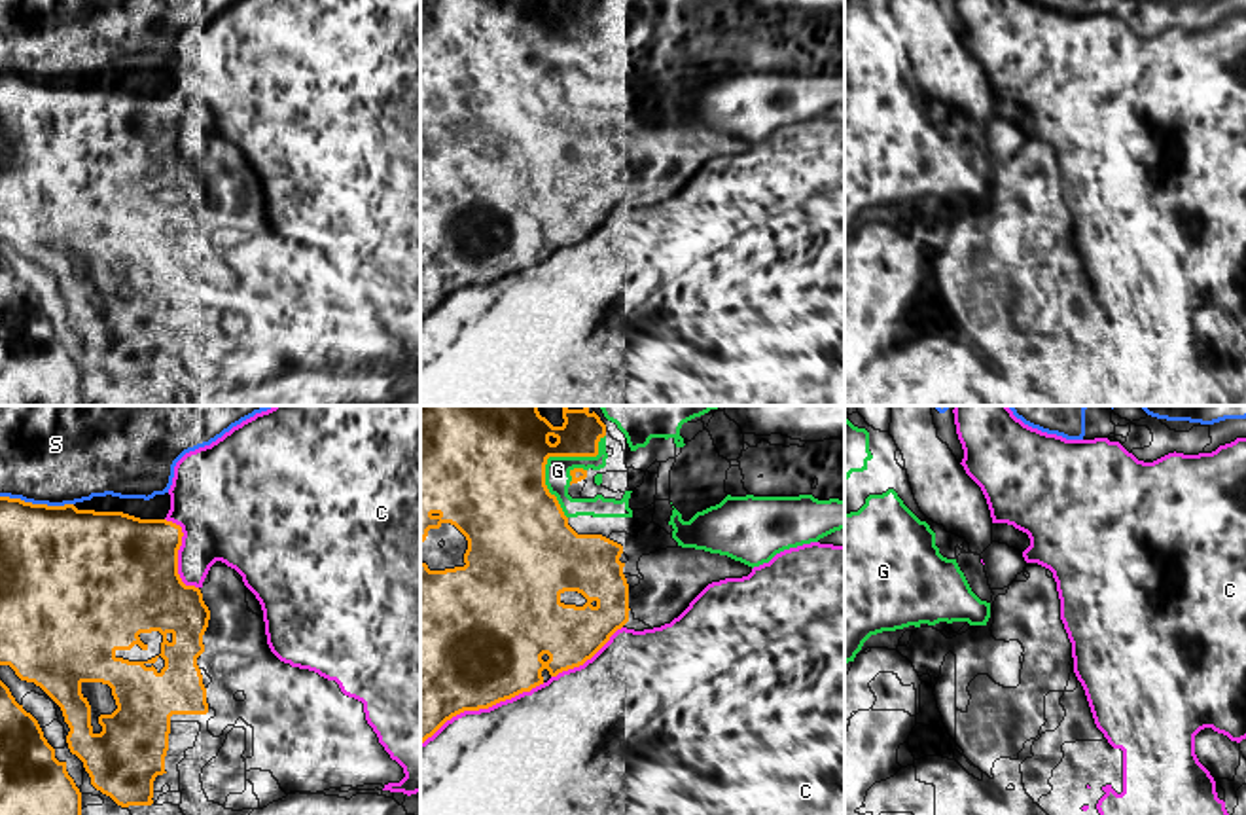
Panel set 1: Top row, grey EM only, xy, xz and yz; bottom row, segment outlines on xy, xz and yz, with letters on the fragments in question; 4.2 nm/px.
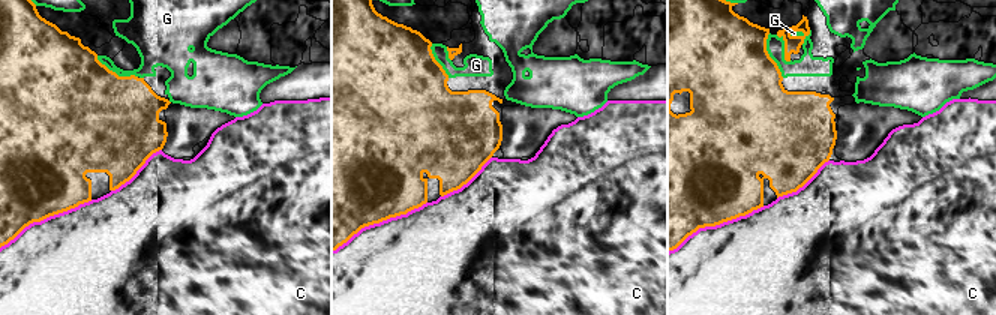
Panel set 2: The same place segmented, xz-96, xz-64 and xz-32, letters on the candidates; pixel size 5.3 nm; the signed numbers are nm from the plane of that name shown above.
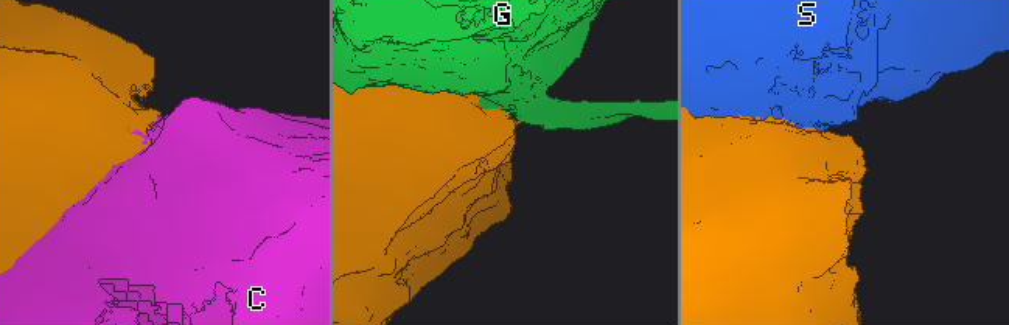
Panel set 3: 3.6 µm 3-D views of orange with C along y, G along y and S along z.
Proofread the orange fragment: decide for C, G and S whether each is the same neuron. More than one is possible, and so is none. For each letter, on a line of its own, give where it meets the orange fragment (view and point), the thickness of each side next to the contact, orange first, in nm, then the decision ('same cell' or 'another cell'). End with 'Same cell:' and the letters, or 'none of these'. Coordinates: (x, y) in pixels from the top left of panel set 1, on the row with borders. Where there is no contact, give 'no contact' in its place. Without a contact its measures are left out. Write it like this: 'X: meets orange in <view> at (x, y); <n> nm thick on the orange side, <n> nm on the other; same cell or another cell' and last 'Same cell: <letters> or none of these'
C: meets orange in xz at (481, 707); 500 nm thick on the orange side, 480 nm on the other; another cell
G: meets orange in xz at (551, 455); 460 nm thick on the orange side, 110 nm on the other; another cell
S: meets orange in xy at (36, 505); 460 nm thick on the orange side, 480 nm on the other; another cell
Same cell: none of these

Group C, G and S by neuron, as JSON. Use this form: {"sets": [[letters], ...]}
{"sets": [["C"], ["G"], ["S"]]}

